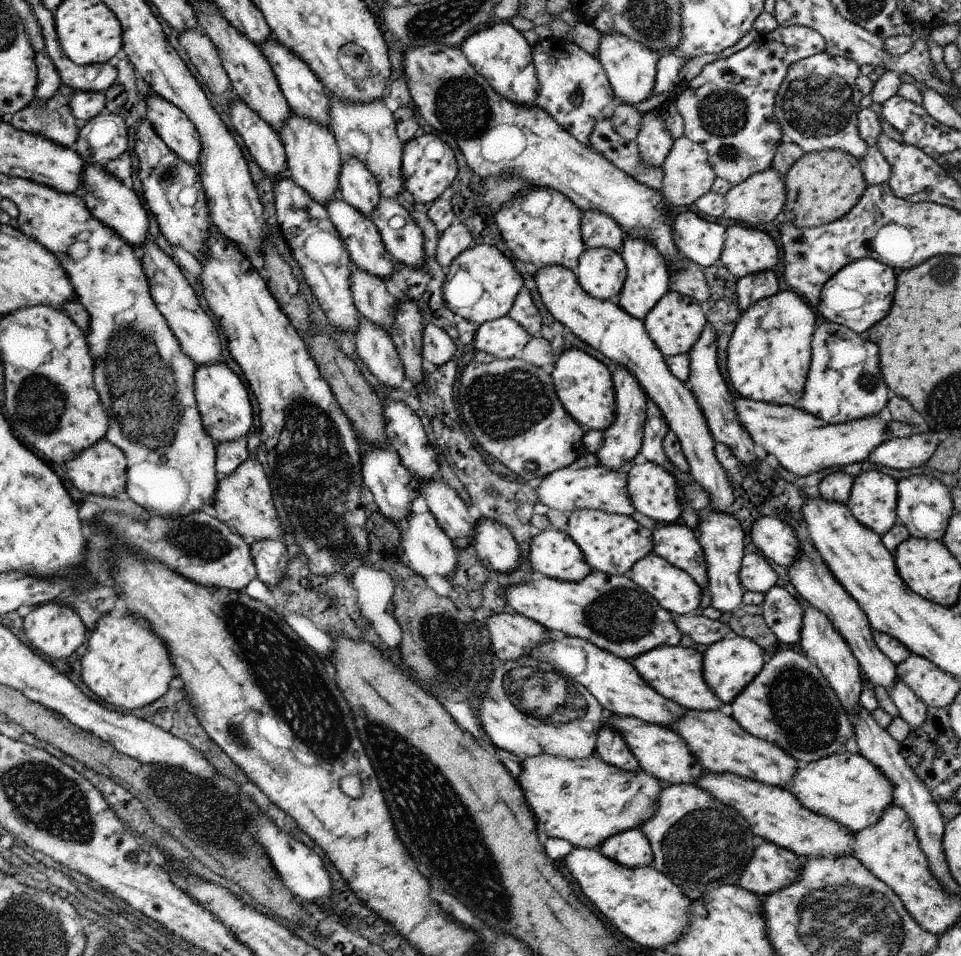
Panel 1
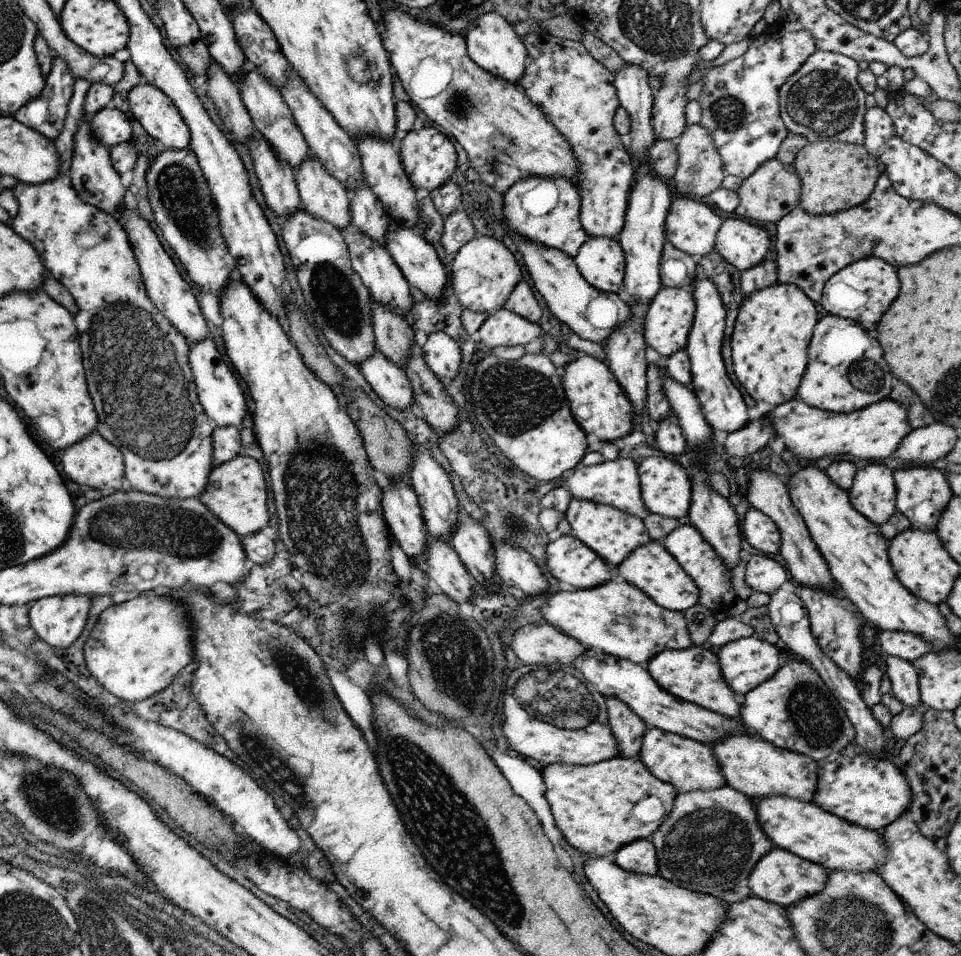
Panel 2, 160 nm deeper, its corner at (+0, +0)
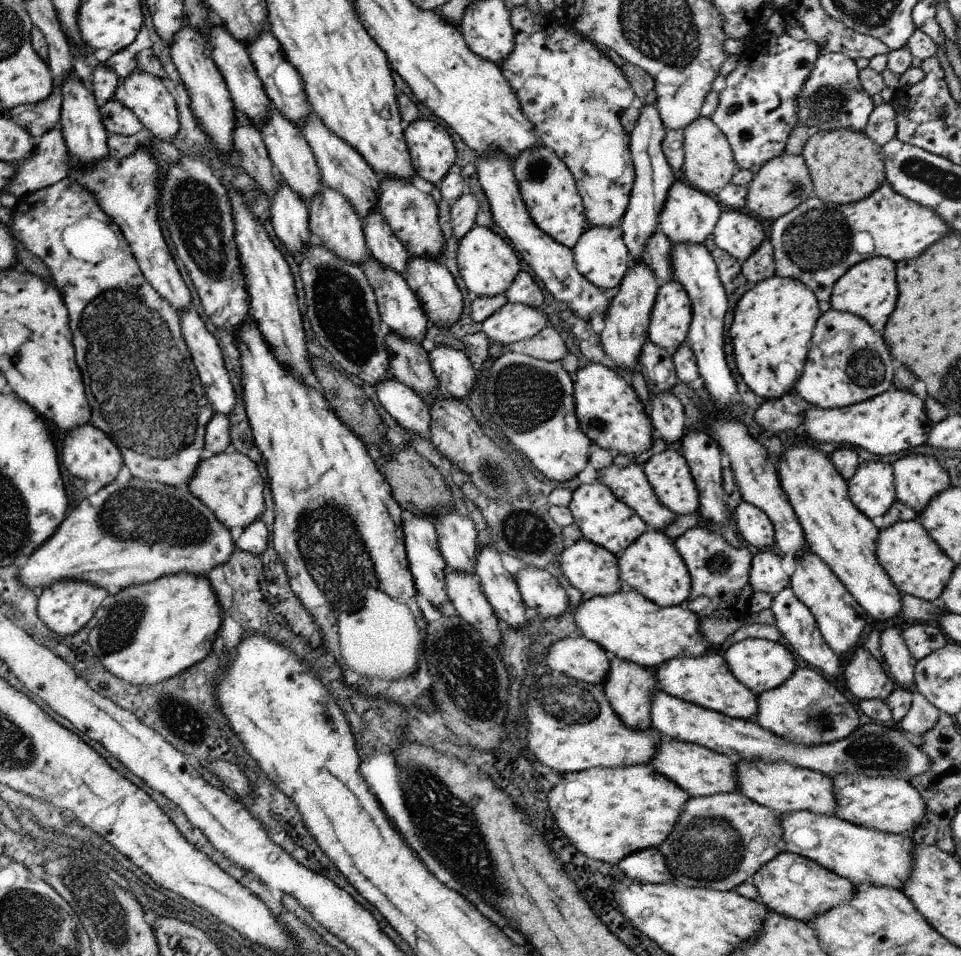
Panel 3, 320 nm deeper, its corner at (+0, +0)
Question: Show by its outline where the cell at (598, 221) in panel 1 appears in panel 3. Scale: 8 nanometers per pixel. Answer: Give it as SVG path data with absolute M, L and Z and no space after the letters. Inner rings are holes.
M524 4L511 8L509 10L509 15L514 31L515 41L512 52L508 53L508 56L499 64L499 67L504 75L504 78L508 81L509 87L512 89L512 92L515 94L518 102L520 103L522 114L529 120L530 123L532 123L533 130L535 131L539 142L545 147L548 147L550 150L553 150L572 173L578 192L583 200L588 222L592 226L598 227L611 227L614 224L618 224L629 205L629 198L635 181L635 168L629 145L630 135L621 125L622 112L624 112L630 105L636 104L636 96L633 85L625 77L623 70L605 53L602 53L598 47L596 47L596 43L594 43L590 38L584 36L584 34L579 35L580 33L578 33L569 24L560 24L560 22L554 18L552 12L536 14L531 11L531 8L528 8L528 6Z

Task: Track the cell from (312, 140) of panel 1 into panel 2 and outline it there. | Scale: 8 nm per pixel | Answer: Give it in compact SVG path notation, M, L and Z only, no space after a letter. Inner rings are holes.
M311 152L302 165L295 170L295 180L300 192L302 210L315 216L321 221L332 224L337 229L344 230L353 223L350 211L352 211L352 198L350 192L344 188L340 181L332 176L327 168Z

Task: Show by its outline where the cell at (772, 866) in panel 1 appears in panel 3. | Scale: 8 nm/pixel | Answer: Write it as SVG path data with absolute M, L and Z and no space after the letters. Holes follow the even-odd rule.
M782 850L764 864L750 881L759 892L759 901L764 903L768 910L809 924L815 916L850 902L857 893L857 888L848 879L821 867L808 857L786 850Z

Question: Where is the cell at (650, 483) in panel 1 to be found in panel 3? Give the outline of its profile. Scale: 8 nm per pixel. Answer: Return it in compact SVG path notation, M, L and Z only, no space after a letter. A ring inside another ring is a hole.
M666 449L654 454L643 466L653 491L666 508L676 515L698 512L699 488L681 452Z

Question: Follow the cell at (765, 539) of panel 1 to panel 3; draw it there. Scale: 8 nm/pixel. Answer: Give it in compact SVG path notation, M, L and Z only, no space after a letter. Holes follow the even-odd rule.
M742 501L734 510L731 524L744 542L757 549L768 549L775 544L775 530L772 521L757 506Z

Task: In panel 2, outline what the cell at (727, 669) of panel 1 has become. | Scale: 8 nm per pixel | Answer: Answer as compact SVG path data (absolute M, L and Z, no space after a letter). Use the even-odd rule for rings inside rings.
M756 636L744 637L721 646L717 657L722 676L728 686L739 696L745 696L748 691L766 682L778 672L781 653L776 645L770 644Z

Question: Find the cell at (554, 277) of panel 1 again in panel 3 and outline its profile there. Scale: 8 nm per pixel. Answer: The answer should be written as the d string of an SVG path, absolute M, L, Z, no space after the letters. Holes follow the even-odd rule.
M496 151L491 155L477 158L477 173L480 186L486 194L495 224L504 230L511 246L522 256L532 270L536 280L542 280L544 288L554 296L560 306L566 306L574 311L576 316L590 320L598 314L607 311L610 301L589 280L576 270L573 259L573 250L556 242L549 234L546 234L533 222L526 205L524 204L516 177L513 171L513 162L502 151Z

